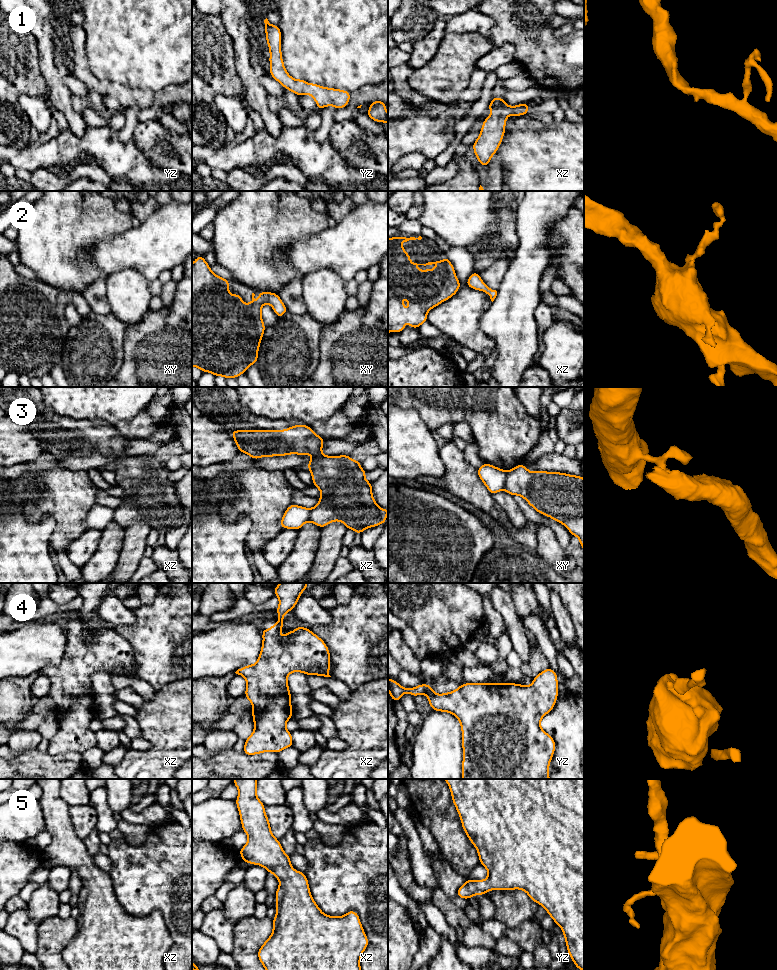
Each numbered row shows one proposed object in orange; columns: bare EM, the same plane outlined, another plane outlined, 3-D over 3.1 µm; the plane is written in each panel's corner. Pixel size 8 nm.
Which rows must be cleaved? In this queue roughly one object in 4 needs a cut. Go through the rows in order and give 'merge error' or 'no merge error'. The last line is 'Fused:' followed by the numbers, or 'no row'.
1: no merge error
2: no merge error
3: merge error
4: merge error
5: no merge error
Fused: 3, 4

